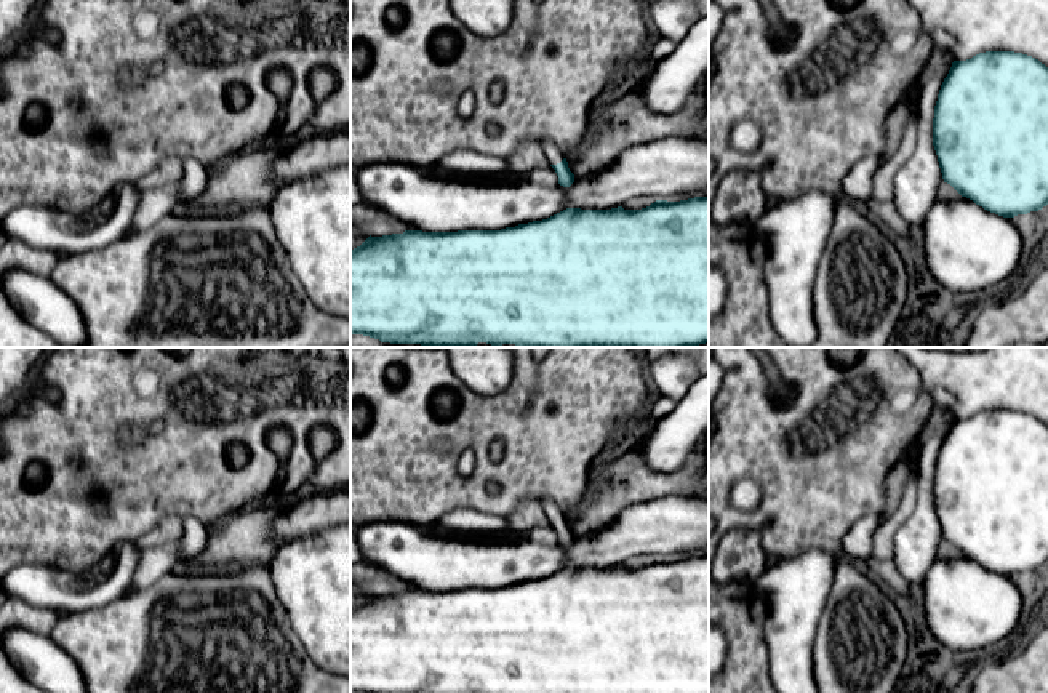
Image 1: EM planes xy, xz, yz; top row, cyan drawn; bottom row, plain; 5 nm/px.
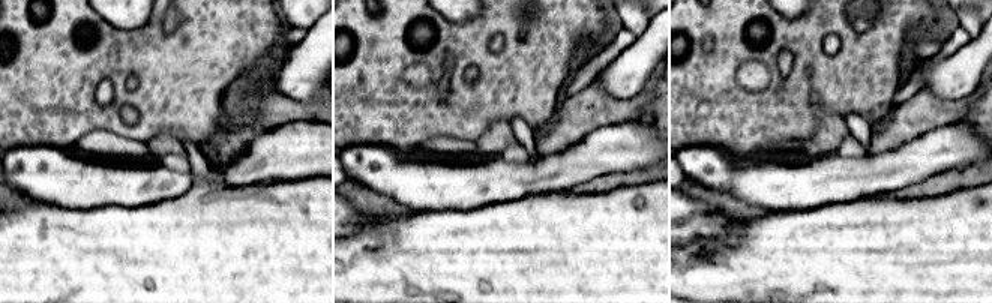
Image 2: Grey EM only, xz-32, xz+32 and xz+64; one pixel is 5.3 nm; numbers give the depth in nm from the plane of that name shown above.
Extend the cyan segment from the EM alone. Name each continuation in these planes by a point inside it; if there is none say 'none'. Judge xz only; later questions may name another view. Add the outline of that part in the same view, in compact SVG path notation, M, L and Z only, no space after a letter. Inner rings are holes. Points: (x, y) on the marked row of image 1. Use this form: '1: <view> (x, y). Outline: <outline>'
1: xz (552, 152). Outline: M547 141L542 149L550 165L557 165L565 158L560 149L550 141Z

